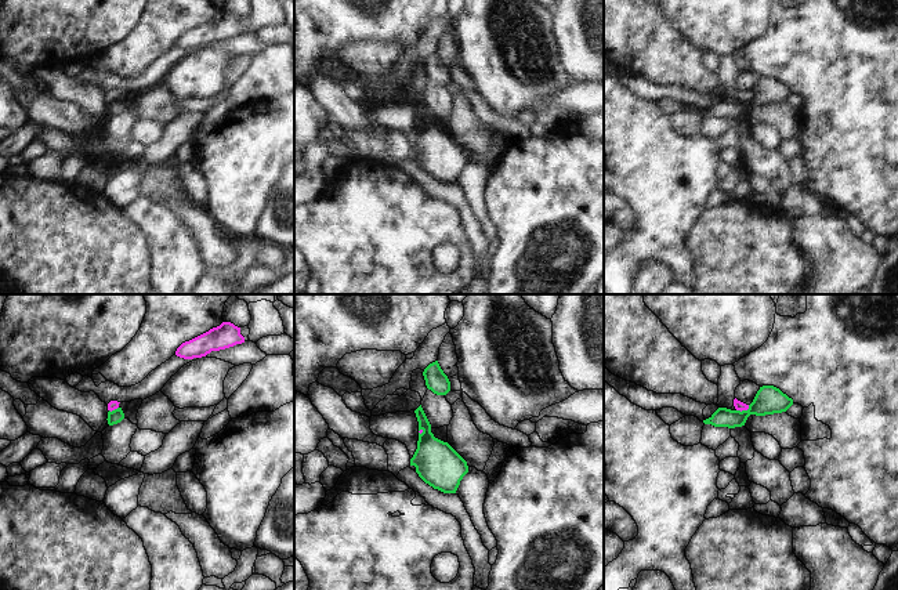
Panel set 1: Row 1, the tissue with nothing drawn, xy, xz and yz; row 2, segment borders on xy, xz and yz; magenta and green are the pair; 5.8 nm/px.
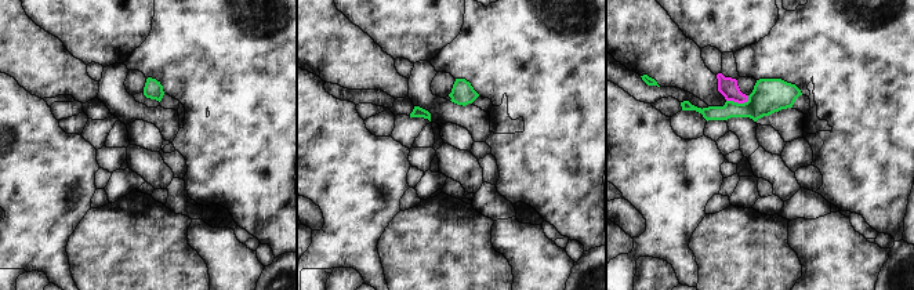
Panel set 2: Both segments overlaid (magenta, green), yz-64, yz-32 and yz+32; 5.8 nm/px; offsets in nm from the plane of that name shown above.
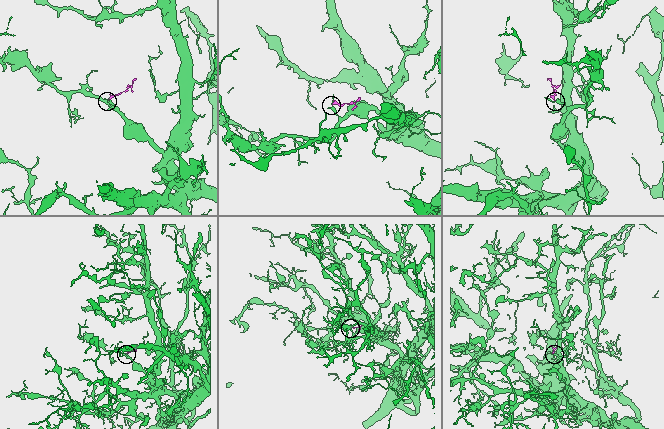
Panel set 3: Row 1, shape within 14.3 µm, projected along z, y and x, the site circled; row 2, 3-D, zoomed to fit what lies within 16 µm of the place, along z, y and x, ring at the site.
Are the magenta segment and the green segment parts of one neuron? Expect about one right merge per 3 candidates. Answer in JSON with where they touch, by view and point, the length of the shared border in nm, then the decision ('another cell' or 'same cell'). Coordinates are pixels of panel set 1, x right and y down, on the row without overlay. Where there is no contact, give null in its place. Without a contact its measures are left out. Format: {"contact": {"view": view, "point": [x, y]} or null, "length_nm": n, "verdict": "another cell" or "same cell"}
{"contact": {"view": "yz", "point": [743, 100]}, "length_nm": 90, "verdict": "another cell"}

